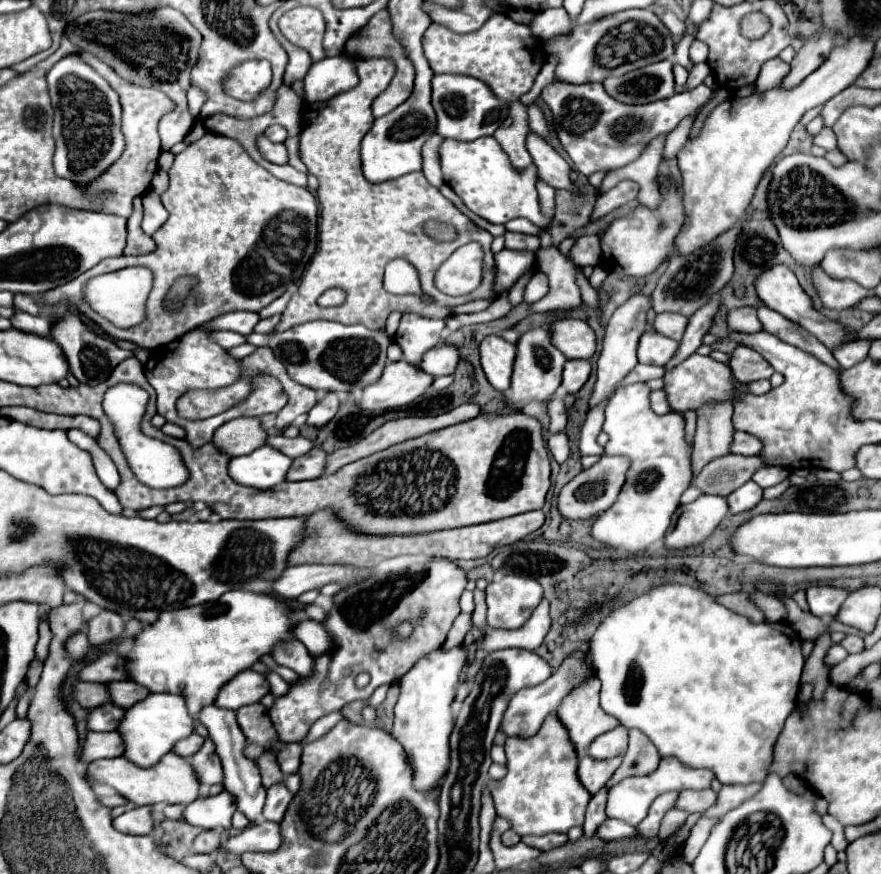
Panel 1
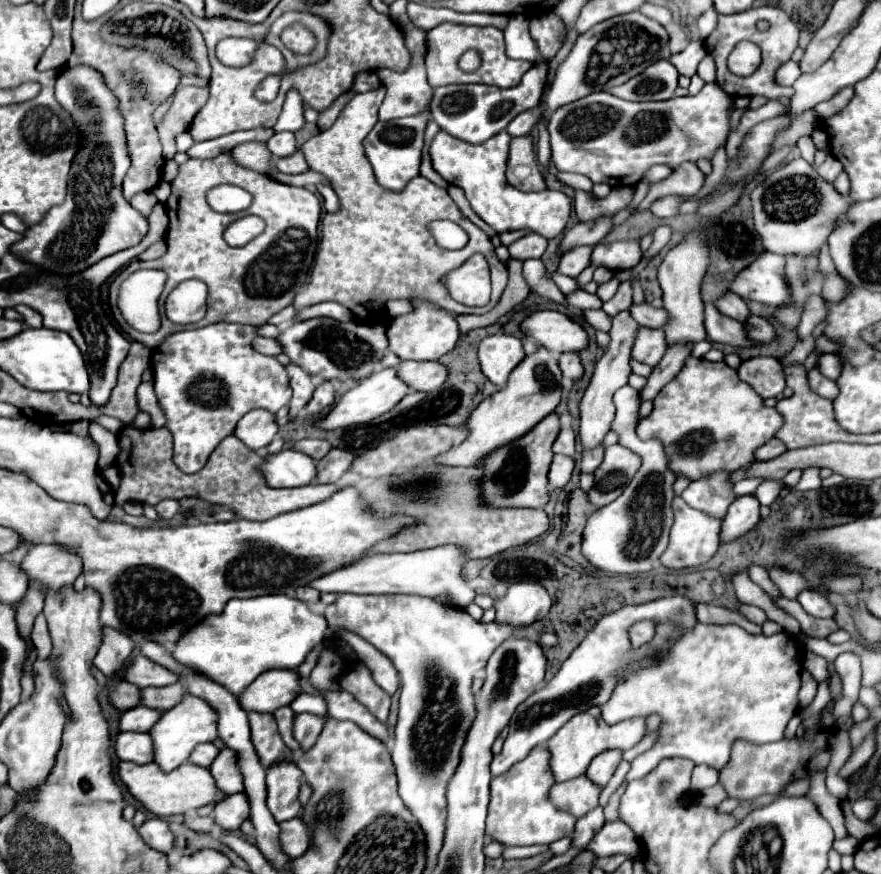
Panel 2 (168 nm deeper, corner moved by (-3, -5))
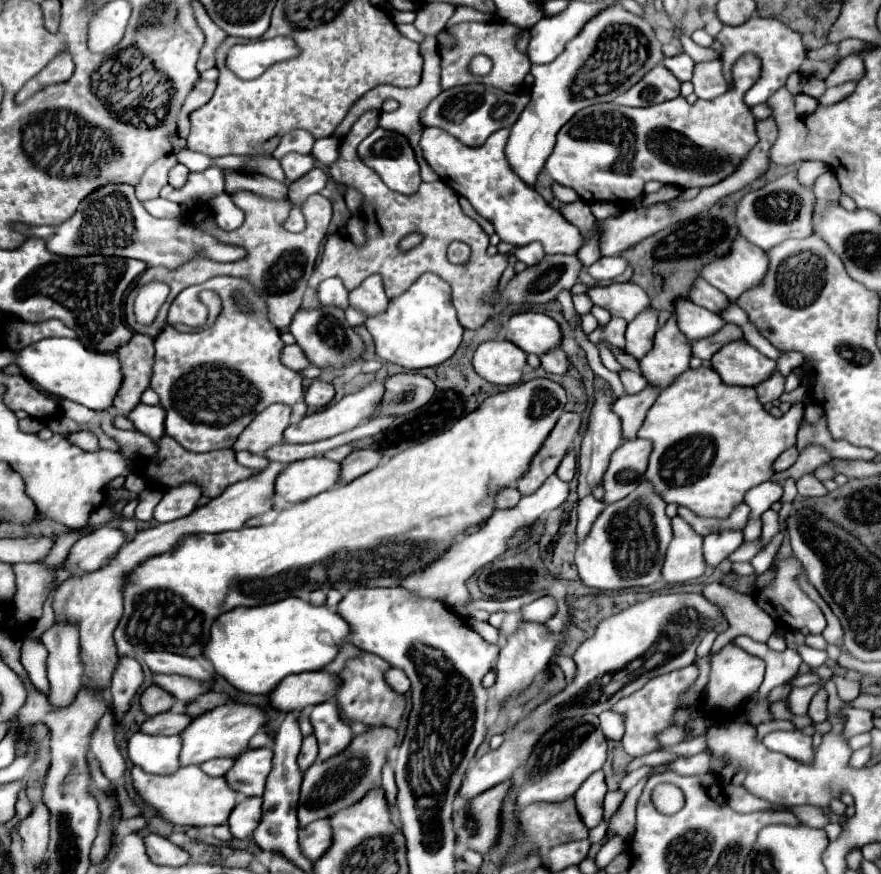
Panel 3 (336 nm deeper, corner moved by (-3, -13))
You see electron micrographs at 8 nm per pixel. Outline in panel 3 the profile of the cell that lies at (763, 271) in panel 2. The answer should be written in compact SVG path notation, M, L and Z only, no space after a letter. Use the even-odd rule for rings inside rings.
M742 236L732 246L732 256L708 264L702 278L724 292L730 300L738 300L744 292L760 286L768 272L770 260L762 248L756 248Z

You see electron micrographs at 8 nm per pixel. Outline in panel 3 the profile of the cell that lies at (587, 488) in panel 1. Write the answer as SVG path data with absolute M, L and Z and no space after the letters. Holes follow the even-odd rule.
M640 438L622 442L620 448L616 448L602 480L602 486L606 490L604 504L618 502L636 488L636 484L642 480L648 468L650 450L652 450L652 444Z

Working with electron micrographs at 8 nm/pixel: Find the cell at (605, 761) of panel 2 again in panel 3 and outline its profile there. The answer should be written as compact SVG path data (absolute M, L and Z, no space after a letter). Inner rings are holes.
M594 772L576 792L576 808L588 828L594 828L604 814L604 796L608 788L604 782L604 772Z

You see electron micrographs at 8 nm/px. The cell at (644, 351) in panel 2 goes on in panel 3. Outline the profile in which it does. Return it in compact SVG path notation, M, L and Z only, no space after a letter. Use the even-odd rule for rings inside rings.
M648 308L646 312L642 312L636 320L632 320L628 324L626 330L626 352L632 354L634 358L644 358L648 350L652 350L654 344L654 334L658 328L658 316L656 310Z

